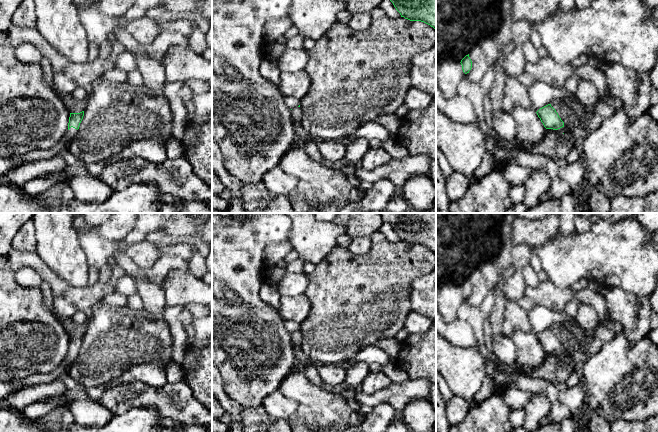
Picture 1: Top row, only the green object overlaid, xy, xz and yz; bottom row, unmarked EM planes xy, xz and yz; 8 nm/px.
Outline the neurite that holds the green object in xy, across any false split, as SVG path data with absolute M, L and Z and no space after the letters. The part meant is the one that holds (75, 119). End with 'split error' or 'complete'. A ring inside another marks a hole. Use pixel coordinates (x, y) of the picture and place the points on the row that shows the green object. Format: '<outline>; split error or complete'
M84 111L80 113L70 113L68 130L64 136L66 142L64 149L68 148L69 144L74 140L78 132L80 123L83 119L83 116L84 116Z; split error

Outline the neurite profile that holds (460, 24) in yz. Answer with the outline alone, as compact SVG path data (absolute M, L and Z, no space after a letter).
M436 0L436 61L451 58L461 62L482 37L497 34L502 22L501 4L502 0Z

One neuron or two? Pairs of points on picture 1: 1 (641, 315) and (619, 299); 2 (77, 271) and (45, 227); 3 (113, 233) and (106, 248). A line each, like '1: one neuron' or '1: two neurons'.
1: one neuron
2: one neuron
3: two neurons

